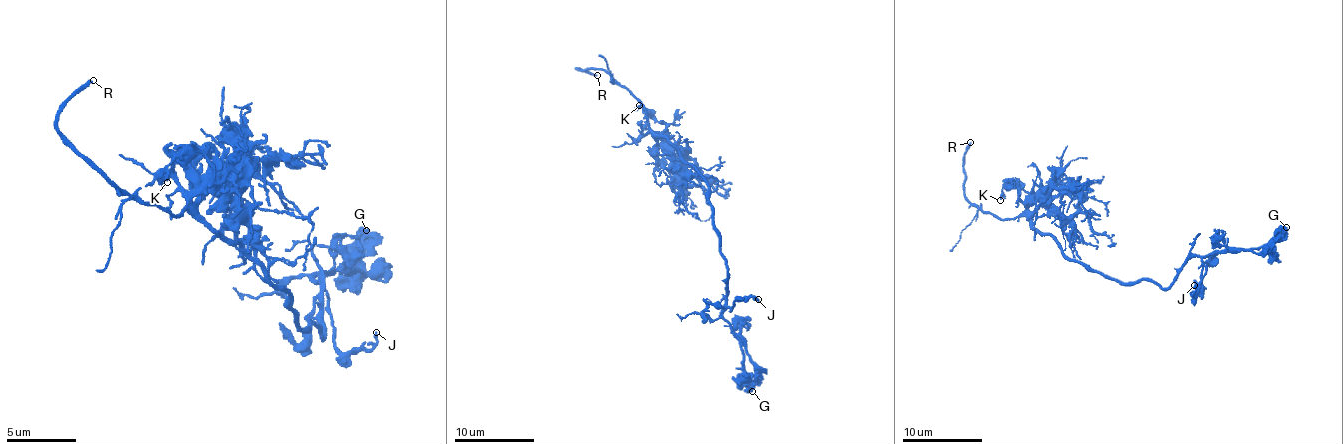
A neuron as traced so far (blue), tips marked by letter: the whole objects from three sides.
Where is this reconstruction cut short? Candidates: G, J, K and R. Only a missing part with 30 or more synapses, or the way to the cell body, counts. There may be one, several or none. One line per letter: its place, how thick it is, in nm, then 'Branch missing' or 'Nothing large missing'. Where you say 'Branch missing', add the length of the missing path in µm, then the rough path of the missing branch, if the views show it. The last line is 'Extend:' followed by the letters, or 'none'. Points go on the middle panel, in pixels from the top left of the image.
G: Place: (752, 391). Thickness 500 nm. Nothing large missing
J: Place: (758, 299). Thickness 180 nm. Nothing large missing
K: Place: (639, 105). Thickness 130 nm. Nothing large missing
R: Place: (597, 75). Thickness 220 nm. Branch missing. Missing length about 40 µm. Course of what is missing: (597, 75), (603, 79), (617, 77), (619, 67), (625, 75), (629, 67), (627, 45), (615, 37), (619, 31)
Extend: R

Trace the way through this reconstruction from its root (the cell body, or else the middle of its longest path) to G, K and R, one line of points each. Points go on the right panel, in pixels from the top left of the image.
G: (1081, 265), (1125, 283), (1151, 279), (1167, 287), (1193, 257), (1260, 249), (1286, 227)
K: (1081, 265), (1071, 261), (1049, 235), (1042, 235), (1032, 225), (1026, 192), (1008, 184), (1000, 200)
R: (1081, 265), (1024, 216), (1000, 220), (966, 198), (964, 154), (970, 142)

